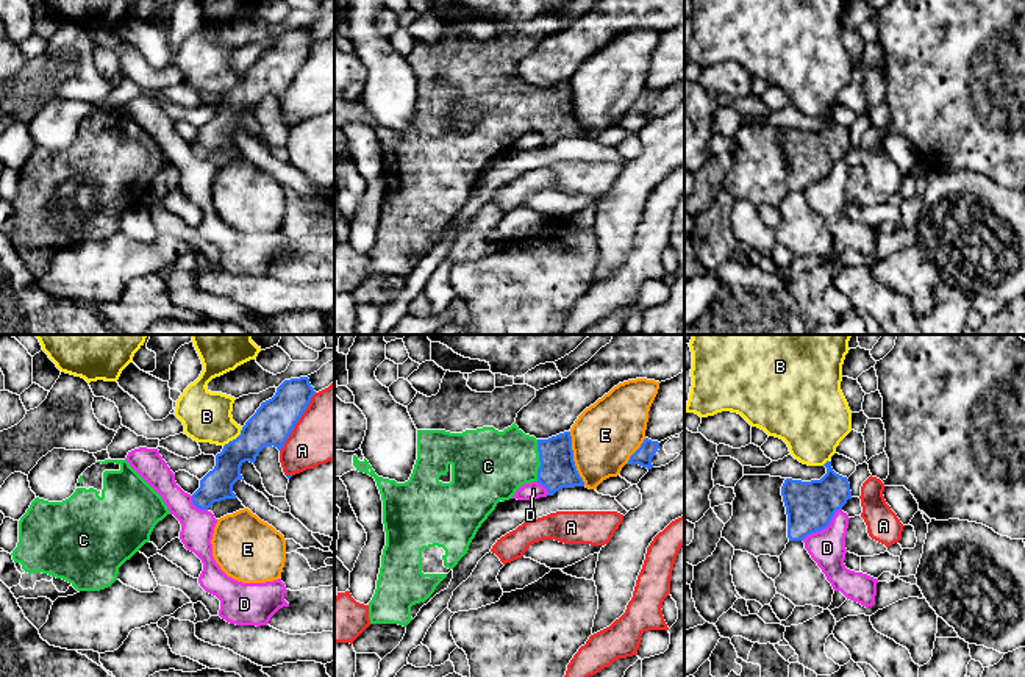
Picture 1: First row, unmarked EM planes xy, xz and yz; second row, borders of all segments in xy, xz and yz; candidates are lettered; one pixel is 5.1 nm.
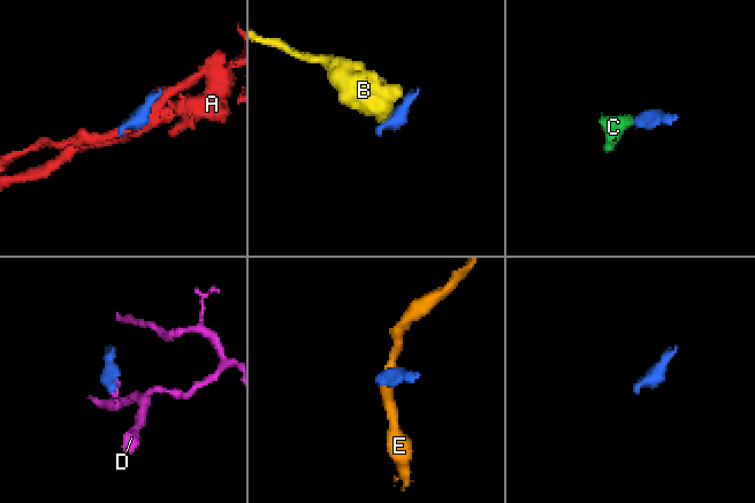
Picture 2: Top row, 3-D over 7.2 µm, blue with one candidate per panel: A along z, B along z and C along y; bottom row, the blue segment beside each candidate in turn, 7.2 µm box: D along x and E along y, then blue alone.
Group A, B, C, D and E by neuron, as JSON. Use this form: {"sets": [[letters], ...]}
{"sets": [["A"], ["B"], ["C"], ["D"], ["E"]]}

